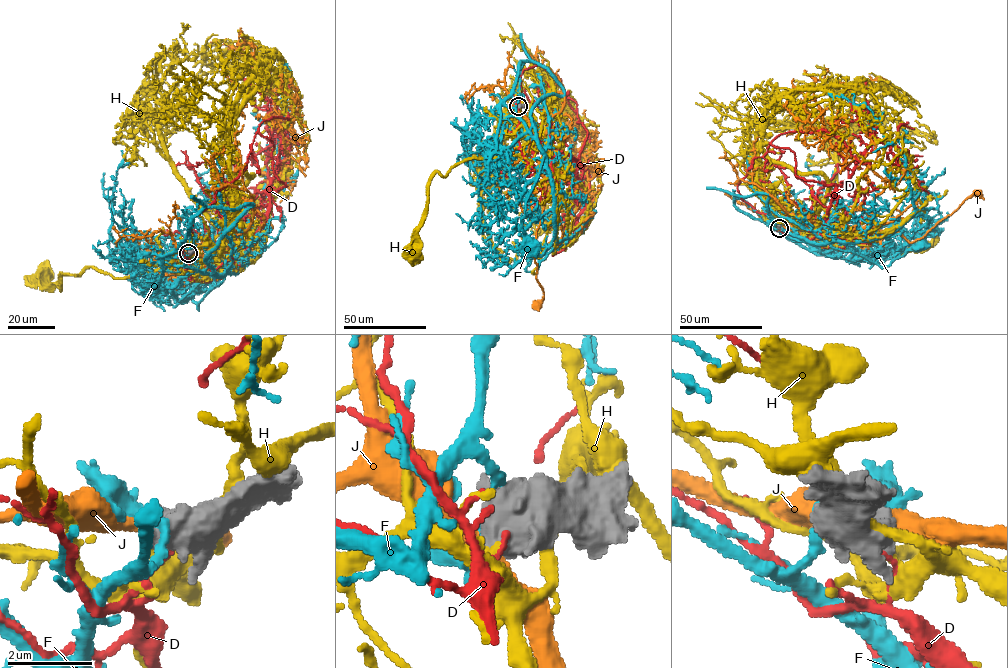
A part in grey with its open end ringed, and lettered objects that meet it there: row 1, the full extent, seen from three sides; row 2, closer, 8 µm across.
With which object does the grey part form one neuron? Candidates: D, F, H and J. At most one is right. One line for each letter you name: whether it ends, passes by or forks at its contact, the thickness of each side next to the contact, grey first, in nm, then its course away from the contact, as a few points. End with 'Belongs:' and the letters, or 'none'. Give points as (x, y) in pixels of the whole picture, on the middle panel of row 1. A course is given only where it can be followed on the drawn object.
Belongs: none

